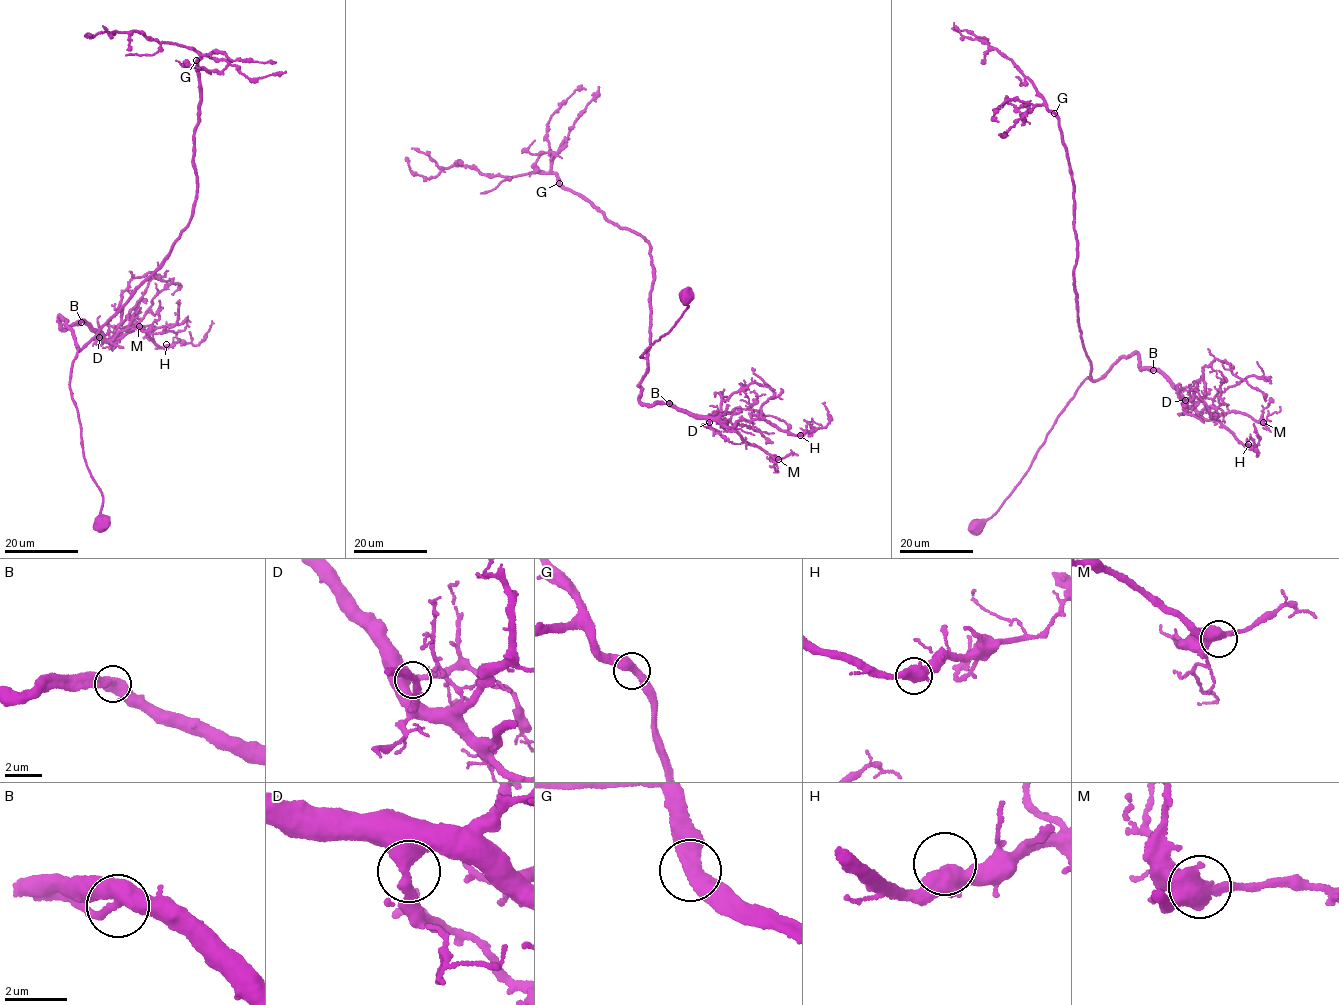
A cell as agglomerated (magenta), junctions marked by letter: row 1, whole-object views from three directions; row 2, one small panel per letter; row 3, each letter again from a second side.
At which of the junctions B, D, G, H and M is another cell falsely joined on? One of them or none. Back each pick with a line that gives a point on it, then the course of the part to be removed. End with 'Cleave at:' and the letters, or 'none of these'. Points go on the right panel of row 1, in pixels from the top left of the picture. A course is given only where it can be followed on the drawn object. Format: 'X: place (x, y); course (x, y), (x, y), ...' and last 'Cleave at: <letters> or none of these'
Cleave at: none of these

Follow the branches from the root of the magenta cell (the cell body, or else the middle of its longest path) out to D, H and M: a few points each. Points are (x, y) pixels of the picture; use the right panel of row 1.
D: (977, 528), (1007, 498), (1077, 387), (1100, 378), (1120, 358), (1136, 353), (1140, 368), (1157, 371), (1185, 400)
H: (977, 528), (1082, 381), (1122, 357), (1136, 353), (1248, 444)
M: (977, 528), (1082, 381), (1122, 357), (1136, 353), (1206, 419), (1263, 422)

